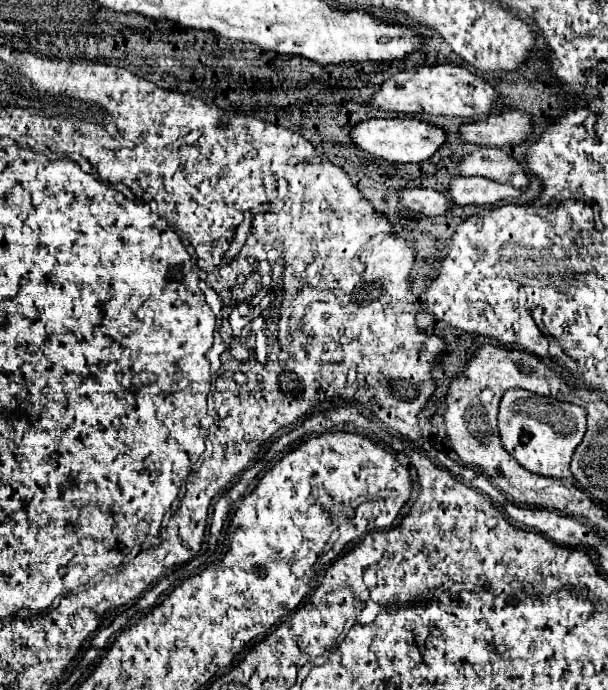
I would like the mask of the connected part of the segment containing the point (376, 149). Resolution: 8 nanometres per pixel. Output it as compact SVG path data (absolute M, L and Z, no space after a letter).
M398 116L390 120L368 120L360 122L358 126L352 128L352 140L354 144L370 152L374 156L380 156L384 160L392 162L424 162L434 156L434 152L446 142L446 130L428 124L426 120L410 118L410 116Z

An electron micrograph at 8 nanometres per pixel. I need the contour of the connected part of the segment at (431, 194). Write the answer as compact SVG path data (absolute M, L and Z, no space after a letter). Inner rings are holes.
M426 188L404 190L402 200L408 210L414 210L426 216L442 216L452 208L452 202L444 194L436 190L426 190Z

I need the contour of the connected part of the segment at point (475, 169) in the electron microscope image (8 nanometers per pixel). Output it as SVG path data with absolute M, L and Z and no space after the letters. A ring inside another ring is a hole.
M480 148L474 154L468 154L458 164L458 170L462 176L484 176L500 184L512 182L516 188L530 184L522 162L518 162L510 150L506 152L500 148Z

